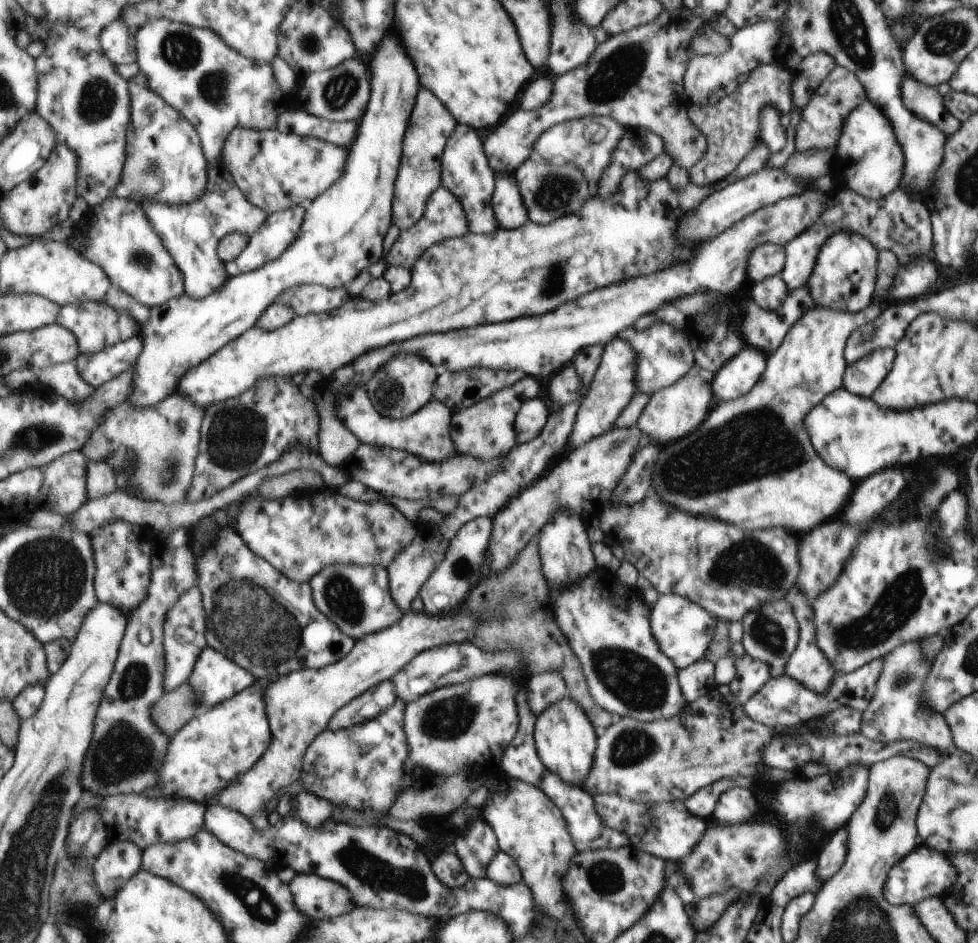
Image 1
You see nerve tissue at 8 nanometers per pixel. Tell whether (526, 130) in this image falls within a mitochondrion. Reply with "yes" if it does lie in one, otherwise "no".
no

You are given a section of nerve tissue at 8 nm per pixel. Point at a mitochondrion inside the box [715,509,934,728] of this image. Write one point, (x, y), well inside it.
(904, 594)

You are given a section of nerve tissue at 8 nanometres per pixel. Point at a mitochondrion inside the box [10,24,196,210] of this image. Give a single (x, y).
(98, 99)

